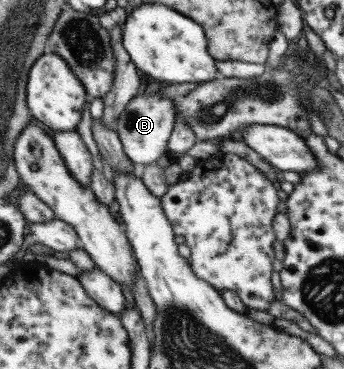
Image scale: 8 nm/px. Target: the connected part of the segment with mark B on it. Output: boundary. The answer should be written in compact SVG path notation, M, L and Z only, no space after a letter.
M141 87L125 104L124 110L116 119L115 131L120 139L123 153L138 166L154 163L161 155L167 154L167 142L174 126L174 105L167 97L157 92L147 93Z

